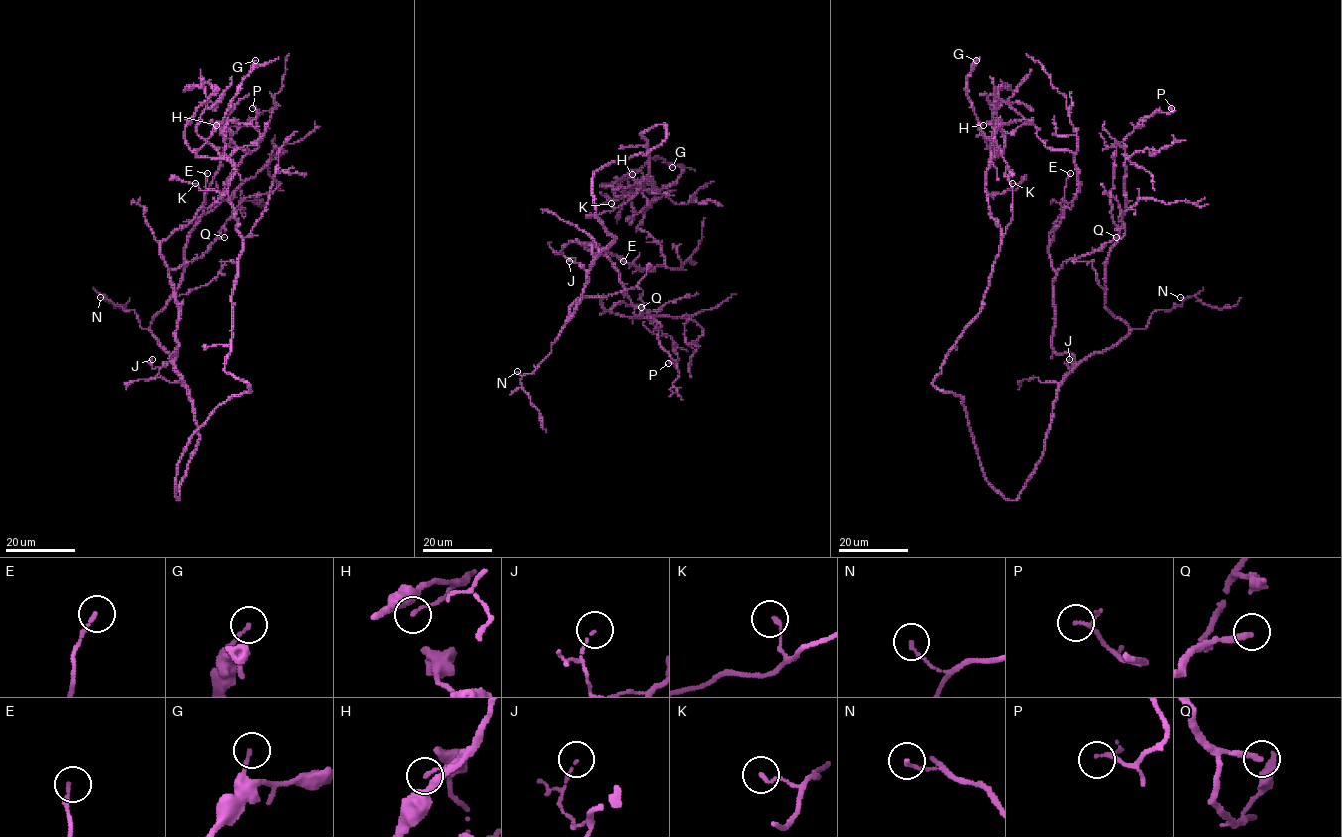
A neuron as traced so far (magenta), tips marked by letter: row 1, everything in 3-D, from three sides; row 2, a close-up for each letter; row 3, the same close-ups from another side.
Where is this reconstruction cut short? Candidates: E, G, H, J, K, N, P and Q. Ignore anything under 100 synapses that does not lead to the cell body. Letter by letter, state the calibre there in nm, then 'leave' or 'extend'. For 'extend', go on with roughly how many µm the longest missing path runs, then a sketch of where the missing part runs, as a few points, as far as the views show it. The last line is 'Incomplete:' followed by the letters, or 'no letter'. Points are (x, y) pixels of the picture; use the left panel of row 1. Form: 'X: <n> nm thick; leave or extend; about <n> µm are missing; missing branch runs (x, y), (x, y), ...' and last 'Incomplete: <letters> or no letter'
E: 150 nm thick; leave
G: 140 nm thick; leave
H: 120 nm thick; leave
J: 90 nm thick; leave
K: 150 nm thick; leave
N: 120 nm thick; leave
P: 110 nm thick; leave
Q: 260 nm thick; extend; about 70 µm are missing; missing branch runs (224, 237), (241, 228), (227, 242), (213, 224), (196, 230), (172, 216), (162, 186), (168, 167), (162, 172)
Incomplete: Q

